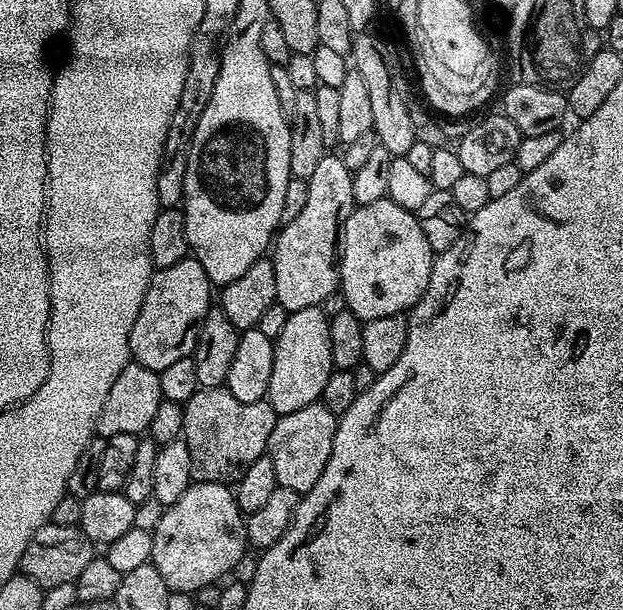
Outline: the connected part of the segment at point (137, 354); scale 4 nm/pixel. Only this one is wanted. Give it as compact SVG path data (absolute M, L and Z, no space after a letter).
M185 258L174 266L155 269L138 310L138 318L134 318L134 326L128 335L131 359L160 373L173 362L192 356L196 351L200 324L213 304L214 286L208 280L206 270L202 270L202 262Z

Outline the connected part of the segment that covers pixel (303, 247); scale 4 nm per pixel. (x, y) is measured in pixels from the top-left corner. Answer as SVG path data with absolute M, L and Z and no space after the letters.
M341 162L318 165L307 180L306 203L302 205L298 218L283 225L275 237L270 259L274 266L276 303L289 313L319 306L340 287L338 241L342 226L354 207L352 174Z

